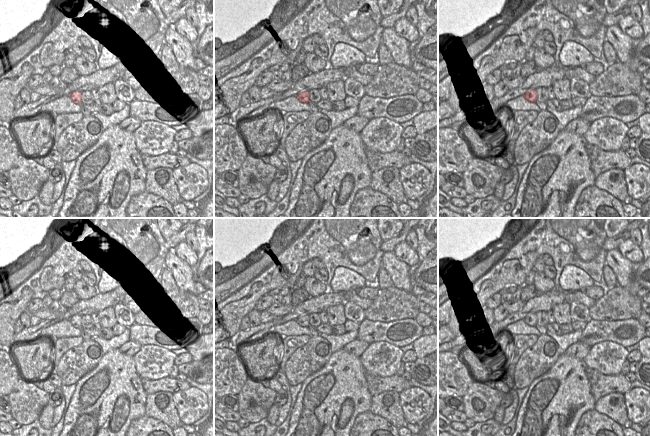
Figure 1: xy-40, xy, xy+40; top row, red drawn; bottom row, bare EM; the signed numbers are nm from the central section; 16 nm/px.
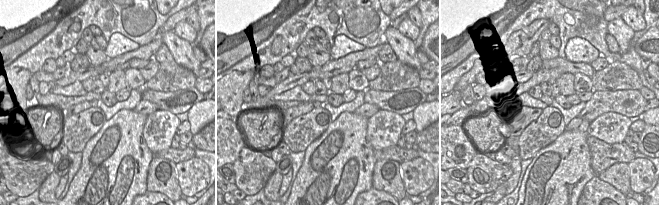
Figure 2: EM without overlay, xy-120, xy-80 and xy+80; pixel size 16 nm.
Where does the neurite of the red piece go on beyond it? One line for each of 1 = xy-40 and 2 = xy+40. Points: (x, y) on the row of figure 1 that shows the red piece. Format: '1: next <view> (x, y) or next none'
1: next xy-40 (84, 95)
2: next none

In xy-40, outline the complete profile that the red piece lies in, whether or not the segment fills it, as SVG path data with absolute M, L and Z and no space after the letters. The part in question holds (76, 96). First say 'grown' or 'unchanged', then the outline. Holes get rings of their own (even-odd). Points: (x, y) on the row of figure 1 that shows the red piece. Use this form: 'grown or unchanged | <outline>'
grown | M74 91L70 94L70 97L75 104L81 104L82 102L89 101L87 99L86 91Z

